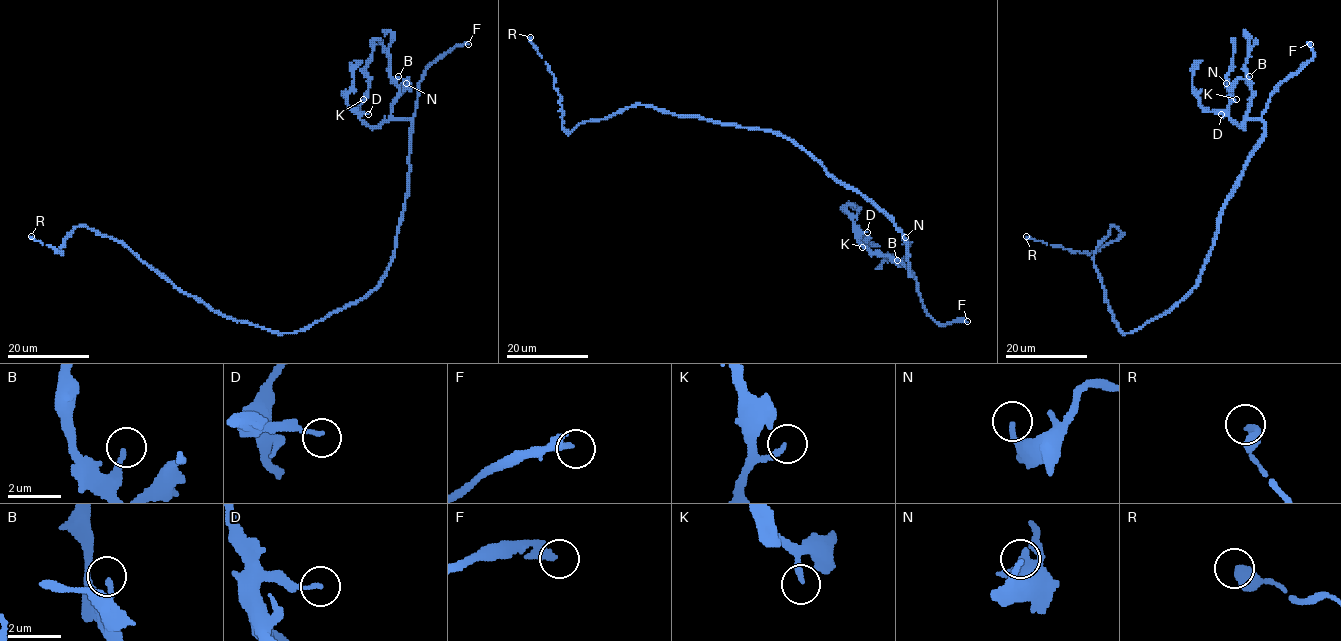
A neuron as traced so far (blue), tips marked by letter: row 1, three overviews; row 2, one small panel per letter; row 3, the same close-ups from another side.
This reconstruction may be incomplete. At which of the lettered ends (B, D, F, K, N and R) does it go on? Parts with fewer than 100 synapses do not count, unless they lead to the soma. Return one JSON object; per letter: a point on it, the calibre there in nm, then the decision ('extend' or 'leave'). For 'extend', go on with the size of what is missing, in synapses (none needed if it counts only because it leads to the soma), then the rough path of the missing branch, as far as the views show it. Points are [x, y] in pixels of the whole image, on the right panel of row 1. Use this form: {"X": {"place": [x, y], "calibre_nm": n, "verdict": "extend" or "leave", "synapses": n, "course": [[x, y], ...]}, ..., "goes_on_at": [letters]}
{"B": {"place": [1249, 76], "calibre_nm": 180, "verdict": "leave"}, "D": {"place": [1221, 114], "calibre_nm": 140, "verdict": "leave"}, "F": {"place": [1310, 44], "calibre_nm": 360, "verdict": "extend", "synapses": 200}, "K": {"place": [1236, 99], "calibre_nm": 190, "verdict": "leave"}, "N": {"place": [1226, 83], "calibre_nm": 180, "verdict": "leave"}, "R": {"place": [1026, 236], "calibre_nm": 440, "verdict": "leave"}, "goes_on_at": ["F"]}

